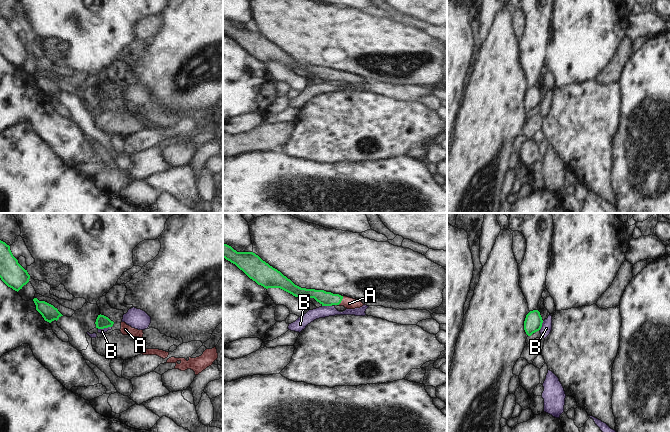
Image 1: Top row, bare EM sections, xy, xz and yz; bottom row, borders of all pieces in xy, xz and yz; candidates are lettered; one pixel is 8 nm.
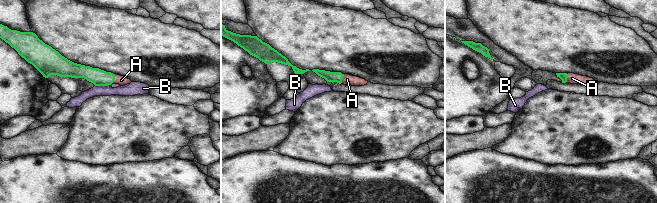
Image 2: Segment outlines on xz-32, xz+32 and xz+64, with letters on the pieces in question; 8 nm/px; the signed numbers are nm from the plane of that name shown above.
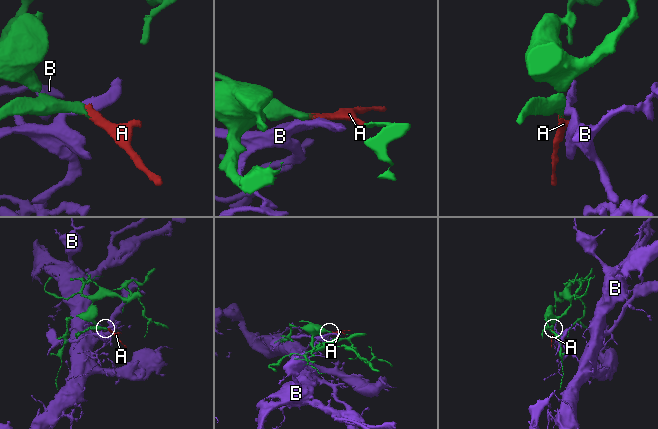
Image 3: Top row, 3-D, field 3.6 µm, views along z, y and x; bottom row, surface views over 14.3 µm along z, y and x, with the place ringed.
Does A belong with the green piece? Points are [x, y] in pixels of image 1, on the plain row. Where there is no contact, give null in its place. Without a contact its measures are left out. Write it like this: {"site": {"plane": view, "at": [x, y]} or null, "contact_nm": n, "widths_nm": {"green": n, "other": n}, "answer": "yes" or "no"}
{"site": {"plane": "xz", "at": [341, 76]}, "contact_nm": 90, "widths_nm": {"green": 110, "other": 90}, "answer": "yes"}

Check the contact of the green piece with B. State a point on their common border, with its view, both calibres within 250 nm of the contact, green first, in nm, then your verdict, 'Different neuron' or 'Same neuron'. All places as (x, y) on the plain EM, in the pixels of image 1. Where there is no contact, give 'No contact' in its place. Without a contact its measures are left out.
Touches green at xz (327, 81). Thickness 110 nm (green) against 100 nm. Different neuron

